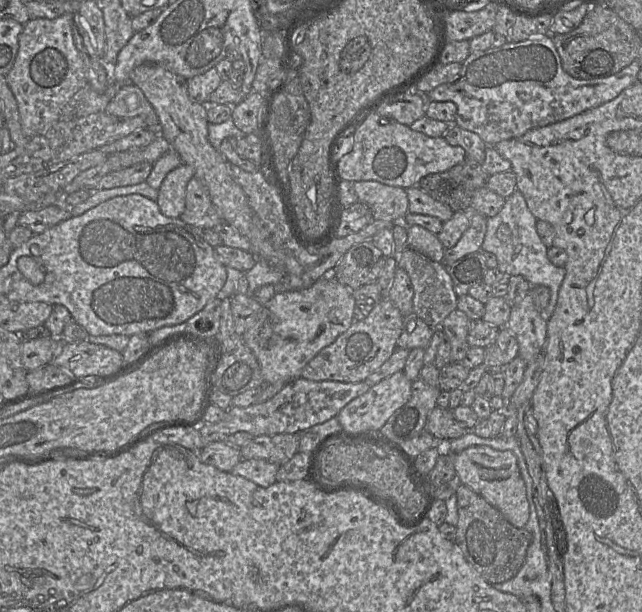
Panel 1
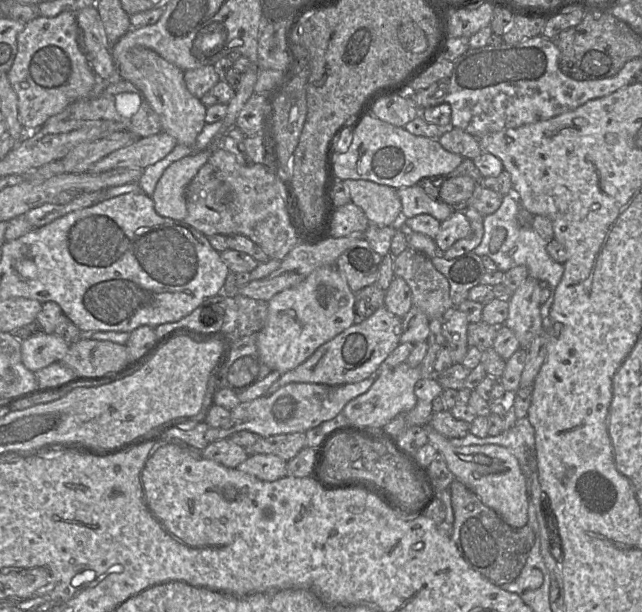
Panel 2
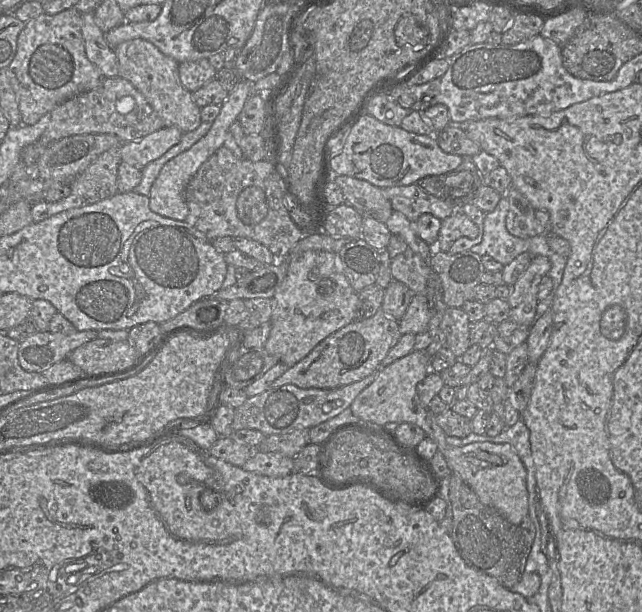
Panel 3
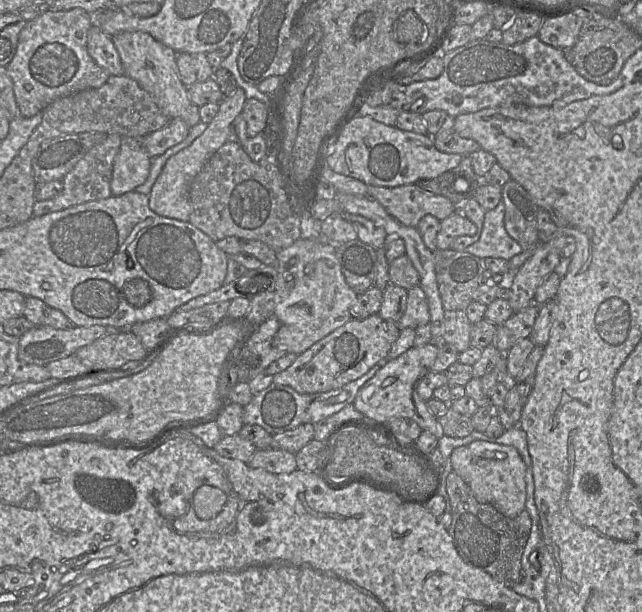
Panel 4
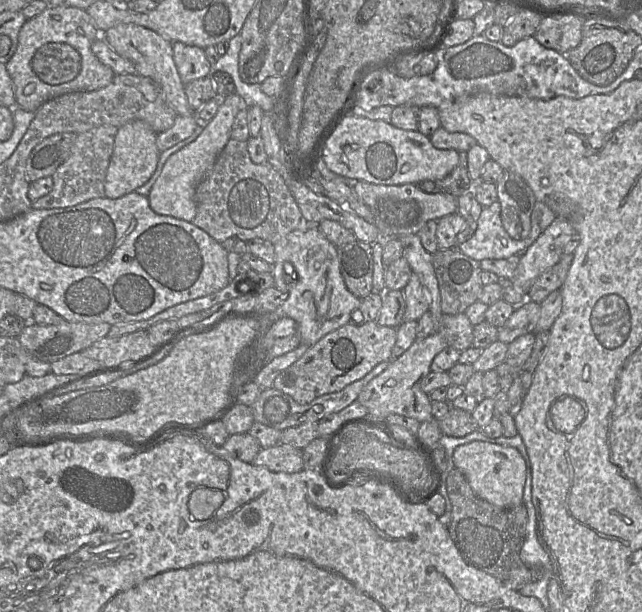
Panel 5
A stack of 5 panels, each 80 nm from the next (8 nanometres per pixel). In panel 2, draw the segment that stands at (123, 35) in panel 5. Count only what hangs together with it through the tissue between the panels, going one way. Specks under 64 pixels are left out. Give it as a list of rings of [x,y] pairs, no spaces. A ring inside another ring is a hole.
[[[134,47],[118,57],[117,77],[135,85],[158,115],[162,127],[178,144],[194,147],[196,138],[205,125],[205,106],[192,95],[184,82],[184,71],[162,58],[155,51]]]

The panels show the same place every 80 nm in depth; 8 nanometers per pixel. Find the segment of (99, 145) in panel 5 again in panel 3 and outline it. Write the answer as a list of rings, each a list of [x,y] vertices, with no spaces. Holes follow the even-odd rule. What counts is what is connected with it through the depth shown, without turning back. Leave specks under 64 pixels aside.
[[[113,147],[99,155],[72,179],[68,197],[57,202],[38,201],[32,205],[33,222],[40,222],[62,211],[93,204],[117,194],[117,173],[121,162],[120,147]]]

